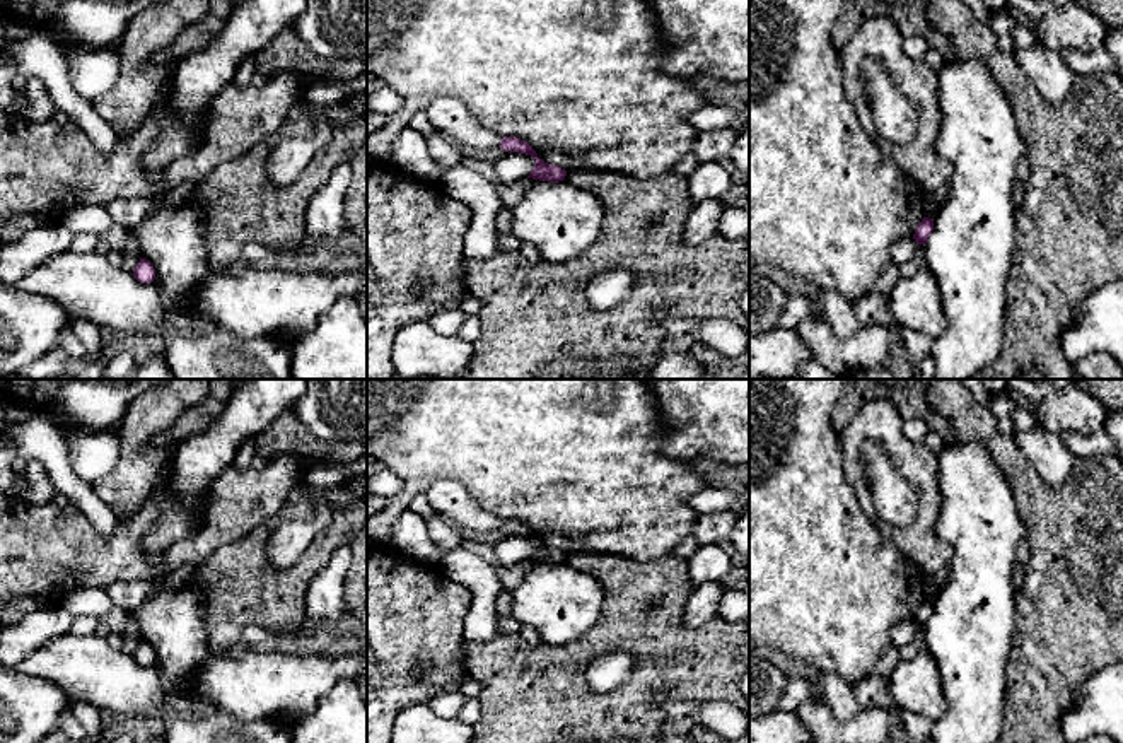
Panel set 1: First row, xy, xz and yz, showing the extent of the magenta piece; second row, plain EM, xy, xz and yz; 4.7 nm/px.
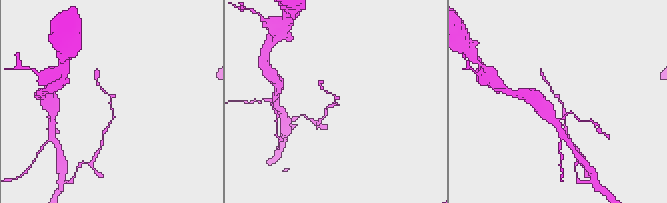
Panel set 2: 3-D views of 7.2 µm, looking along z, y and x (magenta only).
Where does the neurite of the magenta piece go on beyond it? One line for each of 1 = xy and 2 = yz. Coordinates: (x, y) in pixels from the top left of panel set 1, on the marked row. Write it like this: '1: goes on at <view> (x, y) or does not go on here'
1: does not go on here
2: does not go on here

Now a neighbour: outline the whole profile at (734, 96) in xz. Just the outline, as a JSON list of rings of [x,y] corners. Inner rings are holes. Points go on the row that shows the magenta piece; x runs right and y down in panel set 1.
[[[698,75],[693,79],[693,85],[707,97],[708,104],[725,106],[739,114],[749,109],[749,80],[727,82]]]

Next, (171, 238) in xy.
[[[193,200],[157,205],[137,227],[135,241],[142,258],[155,270],[167,307],[183,306],[210,273],[210,254],[203,229],[203,208]]]

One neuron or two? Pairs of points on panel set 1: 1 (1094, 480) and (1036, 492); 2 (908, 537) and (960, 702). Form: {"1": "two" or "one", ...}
{"1": "one", "2": "two"}

